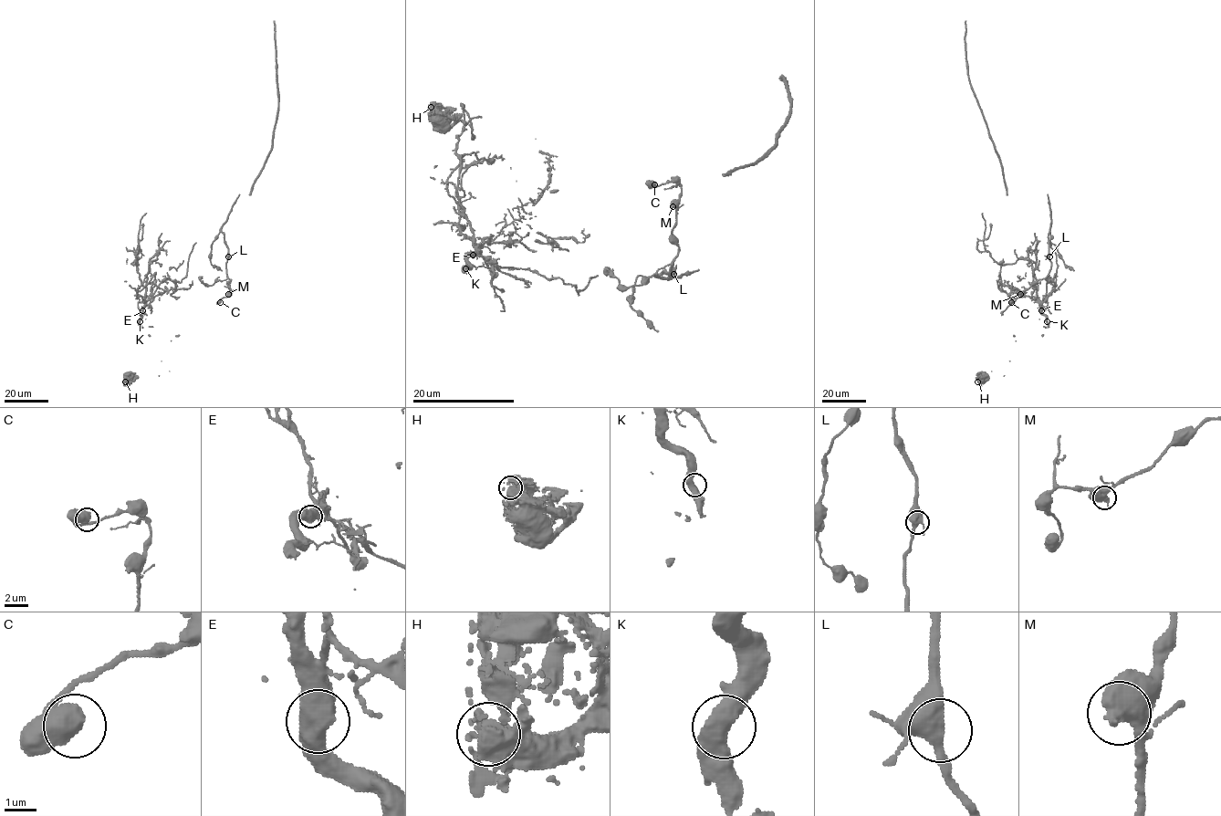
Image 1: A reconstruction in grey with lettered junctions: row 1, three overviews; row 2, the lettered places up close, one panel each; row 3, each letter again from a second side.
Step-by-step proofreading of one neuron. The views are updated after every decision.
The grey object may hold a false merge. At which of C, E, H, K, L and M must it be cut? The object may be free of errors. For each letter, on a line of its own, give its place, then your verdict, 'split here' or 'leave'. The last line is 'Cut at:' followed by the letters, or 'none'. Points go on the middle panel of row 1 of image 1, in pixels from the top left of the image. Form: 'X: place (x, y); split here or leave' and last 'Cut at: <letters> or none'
C: place (654, 184); leave
E: place (473, 255); leave
H: place (431, 107); leave
K: place (465, 268); leave
L: place (673, 274); leave
M: place (673, 206); split here
Cut at: M

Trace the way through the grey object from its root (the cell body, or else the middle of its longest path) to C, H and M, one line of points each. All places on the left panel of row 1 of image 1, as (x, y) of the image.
C: (227, 248), (226, 273), (230, 279), (227, 287), (232, 292), (220, 302)
H: (227, 248), (226, 279), (206, 285), (185, 277), (159, 285), (140, 321), (161, 360), (159, 375), (125, 381)
M: (227, 248), (226, 273), (230, 279), (228, 294)

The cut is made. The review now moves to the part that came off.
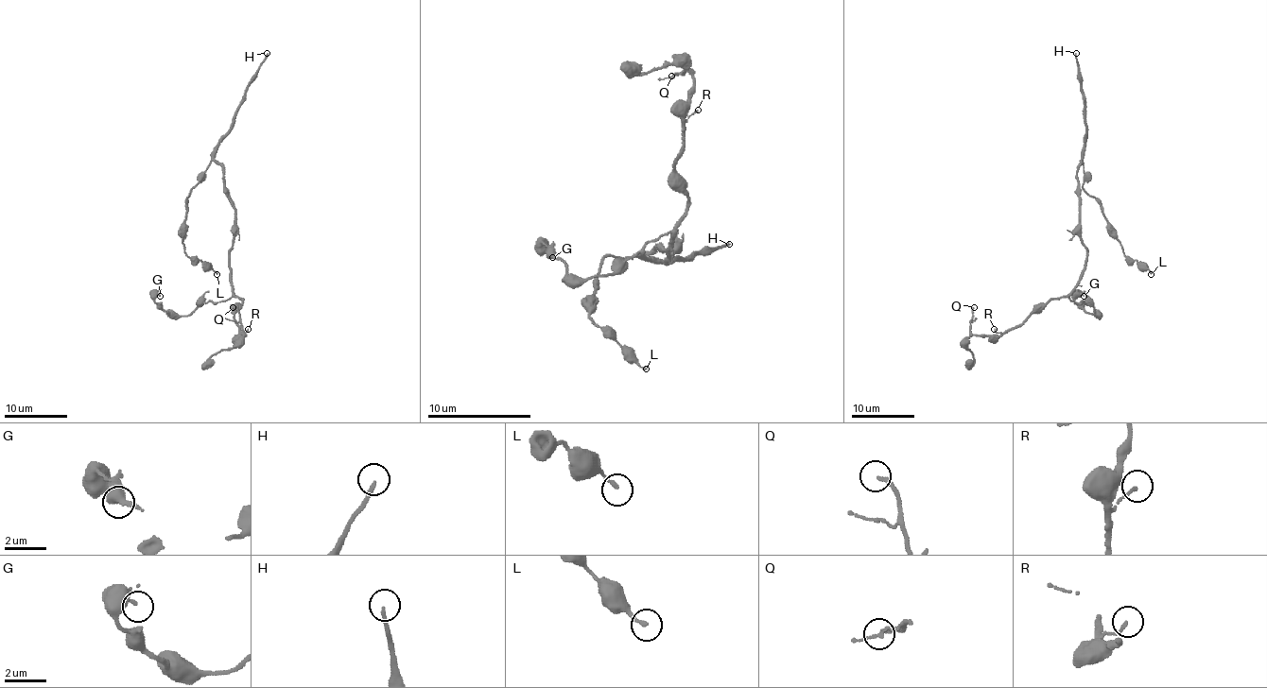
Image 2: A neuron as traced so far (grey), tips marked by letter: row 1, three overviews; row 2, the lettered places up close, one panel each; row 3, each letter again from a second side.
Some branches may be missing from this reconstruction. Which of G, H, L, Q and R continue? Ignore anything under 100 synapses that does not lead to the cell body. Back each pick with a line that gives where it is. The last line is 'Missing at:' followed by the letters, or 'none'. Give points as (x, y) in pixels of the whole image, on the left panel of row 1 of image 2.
H: place (267, 53)
Missing at: H

